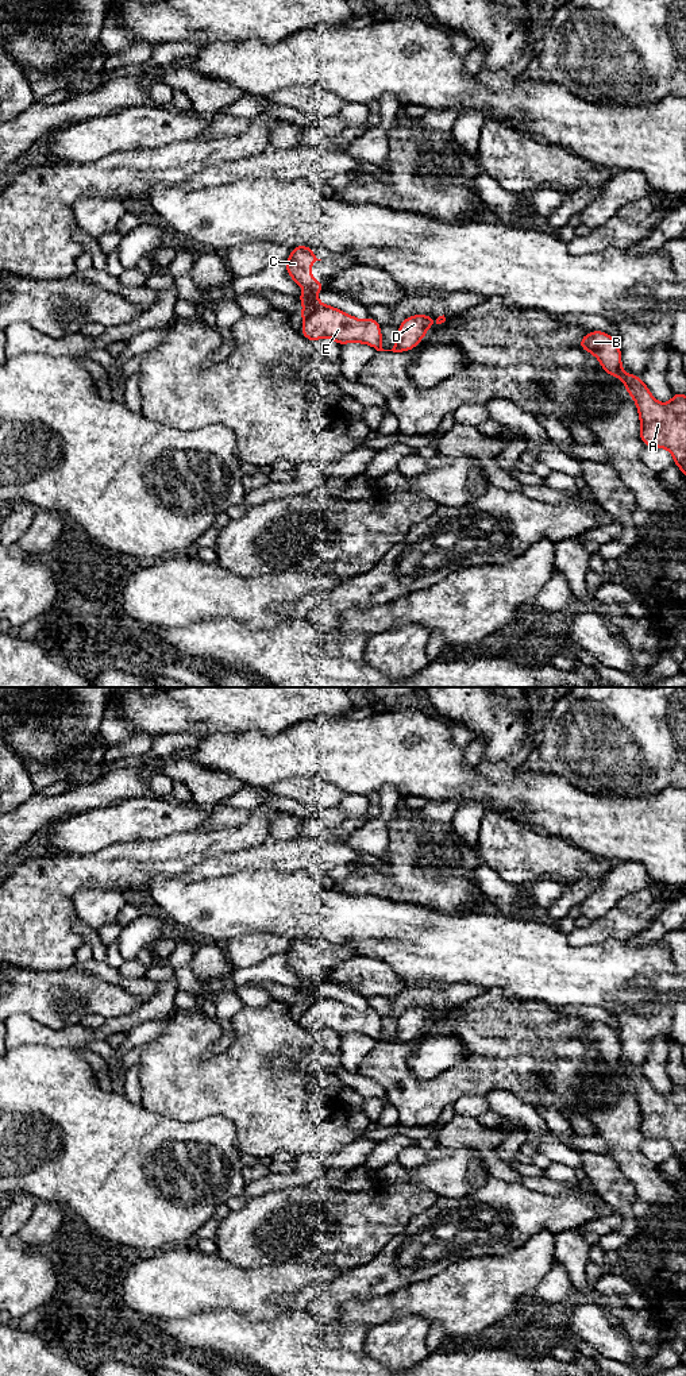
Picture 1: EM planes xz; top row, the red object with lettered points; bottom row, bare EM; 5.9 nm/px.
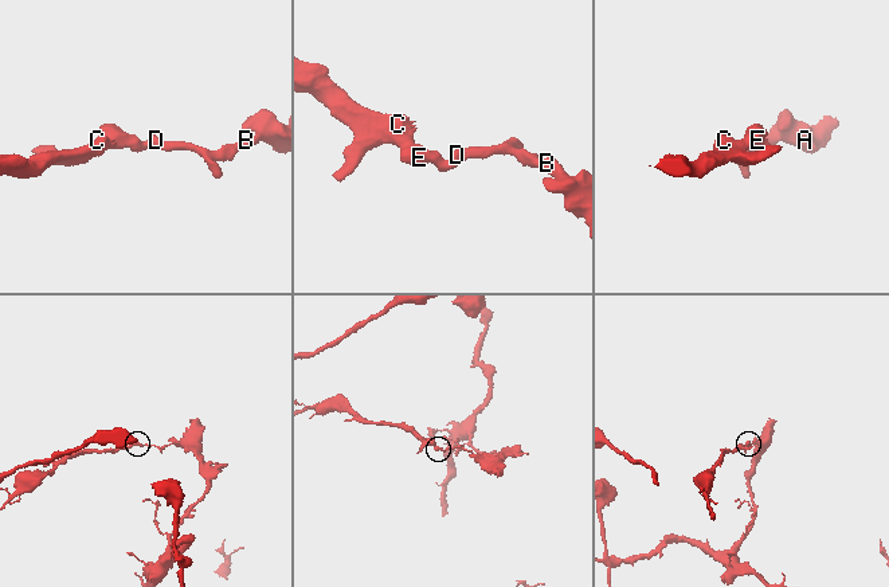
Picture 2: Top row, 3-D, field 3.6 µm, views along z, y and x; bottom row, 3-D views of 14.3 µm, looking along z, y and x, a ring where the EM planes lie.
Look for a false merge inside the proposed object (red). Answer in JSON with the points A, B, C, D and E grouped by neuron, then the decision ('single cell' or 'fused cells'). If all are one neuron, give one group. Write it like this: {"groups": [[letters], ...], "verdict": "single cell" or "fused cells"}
{"groups": [["A", "B", "D", "E"], ["C"]], "verdict": "fused cells"}

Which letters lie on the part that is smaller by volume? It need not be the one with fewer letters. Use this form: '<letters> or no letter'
C

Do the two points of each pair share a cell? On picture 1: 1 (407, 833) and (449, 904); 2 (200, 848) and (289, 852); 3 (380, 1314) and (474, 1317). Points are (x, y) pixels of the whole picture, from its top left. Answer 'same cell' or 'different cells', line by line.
1: same cell
2: different cells
3: same cell

